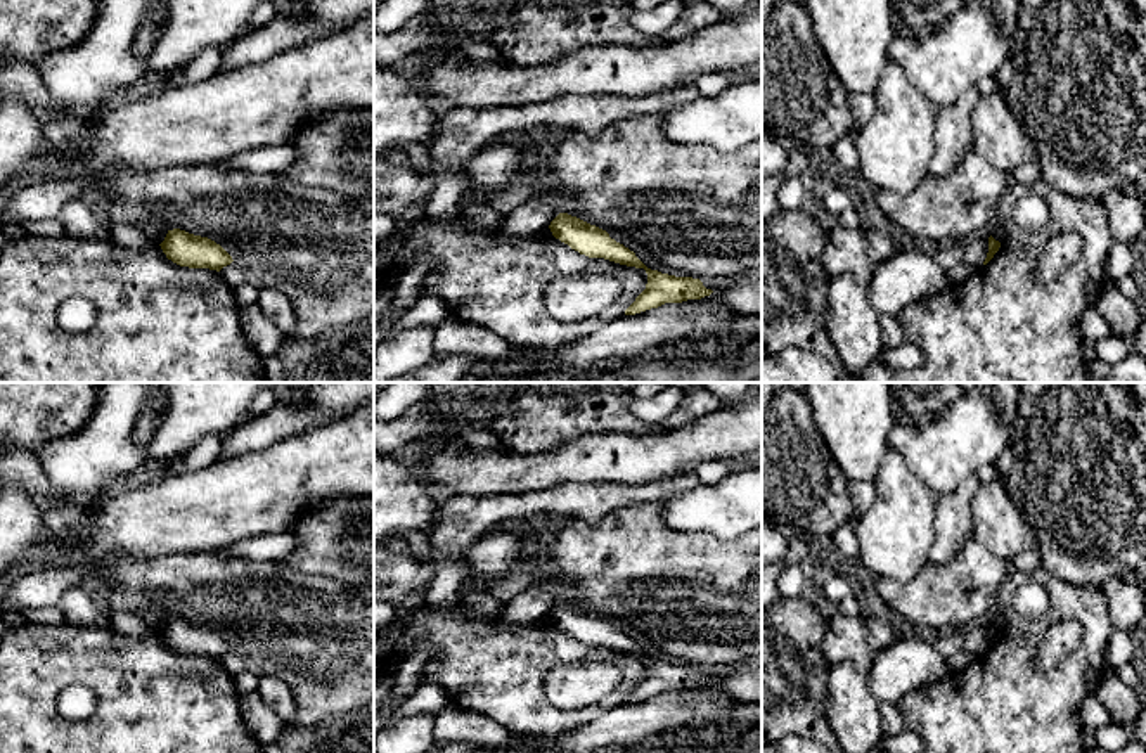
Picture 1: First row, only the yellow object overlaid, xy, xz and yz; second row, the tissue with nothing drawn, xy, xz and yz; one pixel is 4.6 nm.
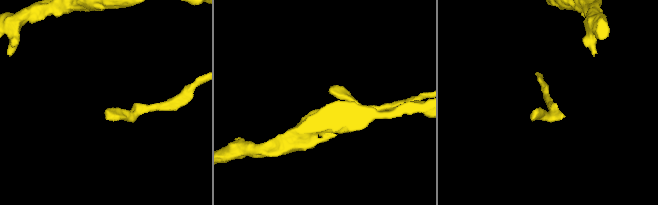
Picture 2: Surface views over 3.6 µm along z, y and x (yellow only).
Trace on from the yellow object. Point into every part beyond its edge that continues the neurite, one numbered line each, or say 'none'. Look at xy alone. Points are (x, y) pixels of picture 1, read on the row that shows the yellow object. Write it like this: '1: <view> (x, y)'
none

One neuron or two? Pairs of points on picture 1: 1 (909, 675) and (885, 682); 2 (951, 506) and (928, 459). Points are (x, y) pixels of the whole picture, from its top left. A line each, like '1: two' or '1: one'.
1: one
2: two

